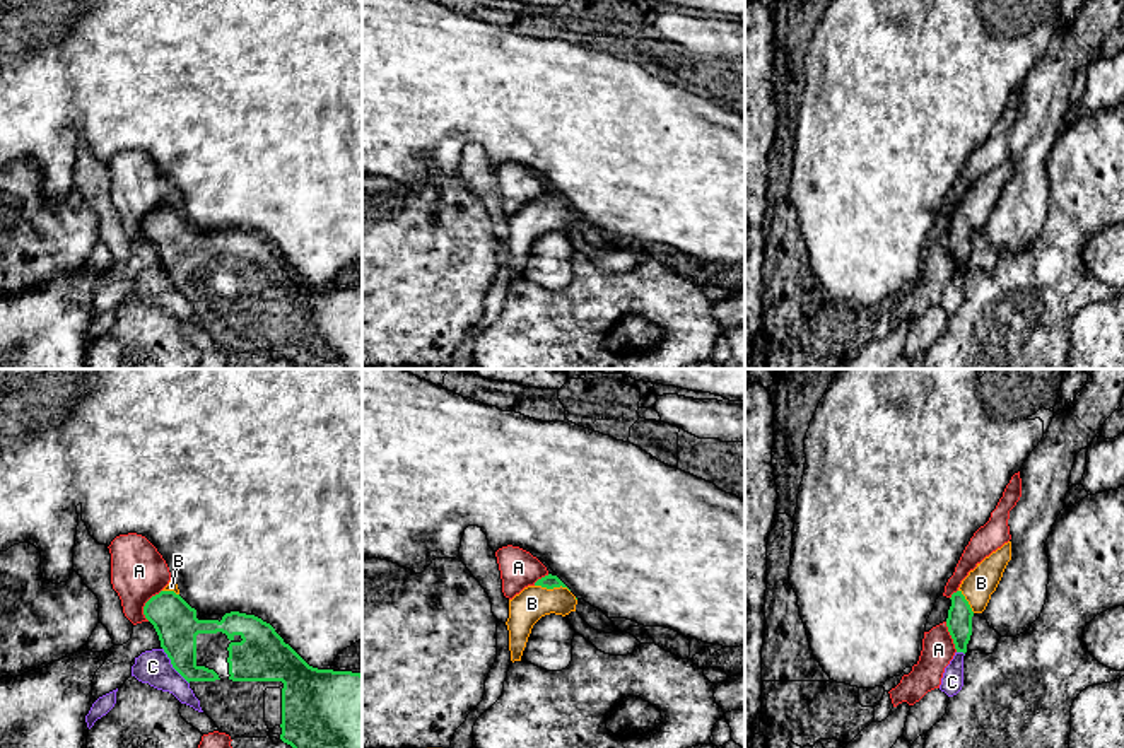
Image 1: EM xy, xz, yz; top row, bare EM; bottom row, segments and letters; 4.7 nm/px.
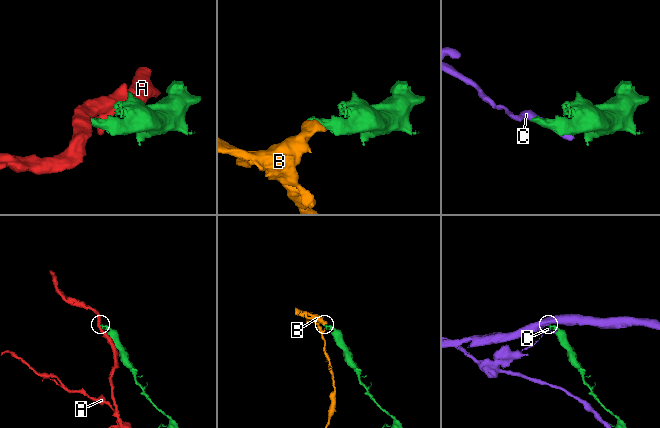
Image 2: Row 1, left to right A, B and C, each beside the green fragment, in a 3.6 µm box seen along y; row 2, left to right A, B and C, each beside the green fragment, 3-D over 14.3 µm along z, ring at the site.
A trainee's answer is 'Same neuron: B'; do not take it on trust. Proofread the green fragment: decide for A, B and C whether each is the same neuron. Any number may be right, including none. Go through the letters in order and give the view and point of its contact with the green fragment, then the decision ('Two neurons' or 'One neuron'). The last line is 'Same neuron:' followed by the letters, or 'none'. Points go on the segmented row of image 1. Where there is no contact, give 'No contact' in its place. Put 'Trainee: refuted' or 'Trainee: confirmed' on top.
Trainee: confirmed
A: Touches green at xy (146, 605). Two neurons
B: Touches green at xz (552, 588). One neuron
C: Touches green at xy (173, 666). Two neurons
Same neuron: B

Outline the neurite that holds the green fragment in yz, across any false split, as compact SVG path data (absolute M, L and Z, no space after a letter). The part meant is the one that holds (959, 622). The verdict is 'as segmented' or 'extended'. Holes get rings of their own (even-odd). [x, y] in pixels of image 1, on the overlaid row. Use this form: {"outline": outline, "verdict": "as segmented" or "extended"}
{"outline": "M1011 541L1004 543L977 564L977 567L962 581L958 591L951 594L946 627L957 652L967 652L967 644L972 635L972 617L986 610L1010 560Z", "verdict": "extended"}

